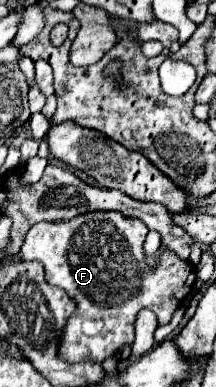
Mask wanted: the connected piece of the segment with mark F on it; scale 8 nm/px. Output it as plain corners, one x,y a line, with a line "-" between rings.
109,210
85,212
71,220
39,222
27,232
19,256
23,260
39,260
45,268
45,280
63,288
77,304
75,316
67,322
59,348
61,358
67,362
103,362
123,344
135,340
139,310
151,308
163,326
191,292
195,284
195,268
191,262
183,262
167,252
155,272
147,268
143,252
147,232
149,230
141,220

